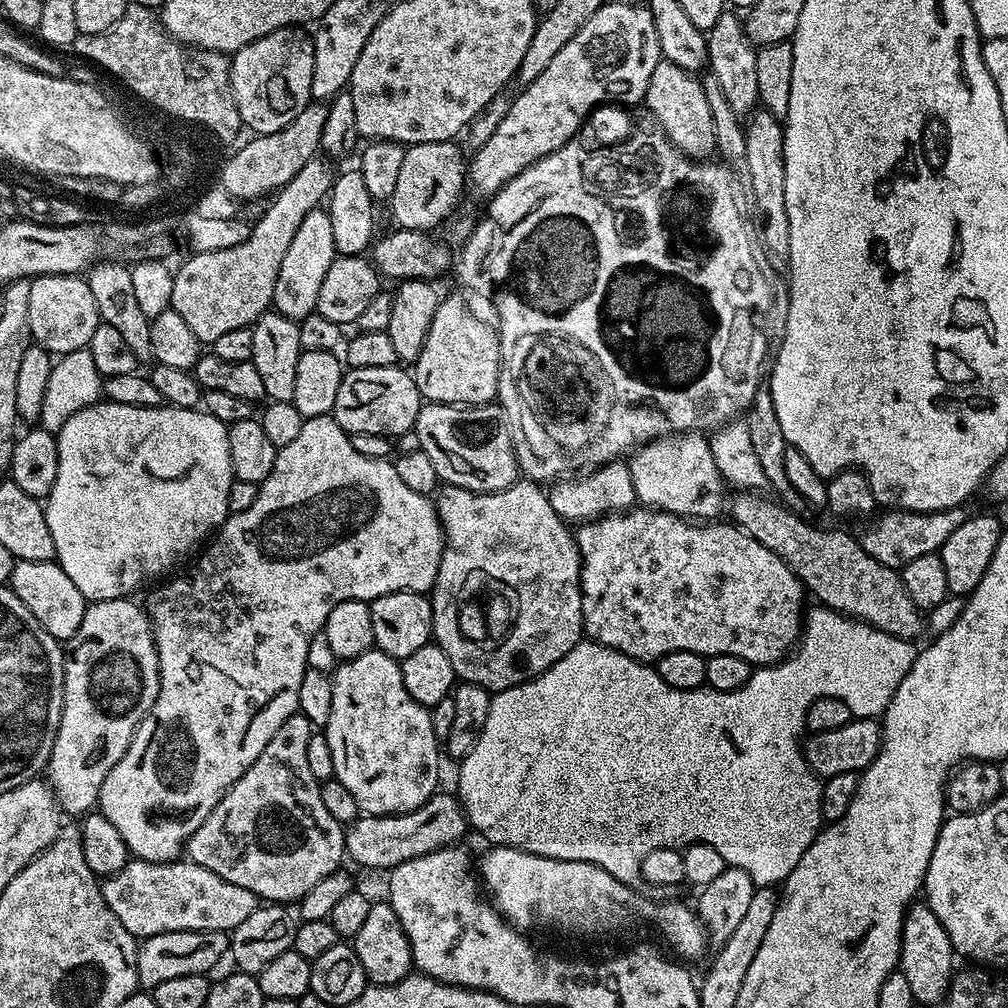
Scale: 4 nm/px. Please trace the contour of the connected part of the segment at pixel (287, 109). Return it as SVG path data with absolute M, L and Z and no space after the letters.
M299 27L274 28L270 34L242 46L242 50L231 53L232 93L238 106L240 123L245 129L253 128L256 134L277 132L286 127L312 100L310 78L314 74L314 46L309 33L299 32Z

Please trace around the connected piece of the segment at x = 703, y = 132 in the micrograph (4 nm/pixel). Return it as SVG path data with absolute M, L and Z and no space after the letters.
M661 58L658 66L654 66L654 74L650 74L650 86L646 86L643 103L654 114L673 146L685 156L708 158L716 152L713 115L701 81L693 73Z

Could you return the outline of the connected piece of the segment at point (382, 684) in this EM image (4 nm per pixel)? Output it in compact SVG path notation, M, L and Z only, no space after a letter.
M369 650L358 658L337 663L330 679L334 702L330 702L330 718L322 733L329 743L334 779L354 794L361 813L369 816L397 816L418 810L438 791L442 744L434 734L431 711L410 698L410 690L402 682L400 661L379 650Z

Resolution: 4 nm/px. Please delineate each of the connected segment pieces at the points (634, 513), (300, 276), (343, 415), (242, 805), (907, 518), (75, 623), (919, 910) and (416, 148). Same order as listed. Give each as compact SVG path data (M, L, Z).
M643 506L581 523L574 535L580 551L580 593L587 639L645 662L655 662L674 650L690 650L705 658L734 654L753 666L775 666L785 659L802 635L806 589L774 550L762 546L735 523L720 523L693 522Z
M317 210L306 214L306 218L302 218L302 226L298 226L298 234L294 234L294 239L286 250L286 258L282 258L278 282L274 282L272 308L297 322L315 312L322 278L326 278L326 270L330 270L330 262L334 262L337 255L327 211Z
M396 364L348 368L338 386L338 398L334 398L330 413L338 426L342 426L342 430L349 434L382 434L389 438L413 431L420 413L422 397L415 375L411 371L403 370L408 371Z
M299 714L286 718L286 722L282 722L282 726L278 726L278 734L274 734L274 738L270 738L270 742L266 742L266 750L262 750L262 754L258 754L258 758L248 767L246 774L242 774L242 778L238 778L234 782L234 786L228 788L227 794L220 799L218 806L214 806L214 810L206 818L206 822L202 822L202 826L198 826L198 830L194 830L194 834L188 839L186 856L191 863L206 866L206 870L218 874L218 878L226 878L226 882L234 882L234 886L242 886L242 890L250 890L264 902L288 902L284 900L299 902L307 892L314 890L314 886L318 886L318 882L322 882L322 878L337 871L343 865L340 863L345 863L345 829L326 811L326 805L322 803L322 794L320 793L321 781L316 780L313 772L309 769L306 746L313 733L311 722Z
M965 505L938 512L910 512L904 509L889 509L874 525L859 537L863 549L887 568L902 569L916 558L932 552L937 553L946 538L966 522Z
M17 560L12 565L12 578L10 581L12 593L38 618L42 630L46 630L50 635L61 642L66 642L82 626L82 618L86 601L82 590L70 582L66 570L62 570L59 564L47 560L46 562L26 562Z
M913 903L904 914L898 971L906 974L906 982L910 982L910 994L914 994L917 1005L939 1005L948 995L948 986L954 975L952 960L954 961L954 953L950 934L946 934L942 922L938 922L938 914L934 914L927 903Z
M451 140L442 142L422 142L404 149L402 158L402 170L398 173L398 183L394 185L394 194L390 201L392 216L401 228L428 232L436 230L440 223L451 214L460 200L460 195L466 192L466 156L460 153L459 143Z

